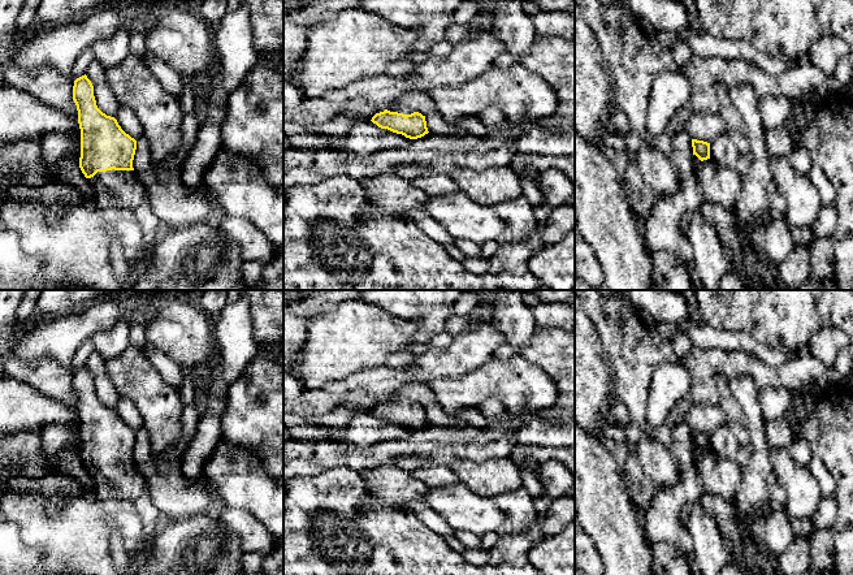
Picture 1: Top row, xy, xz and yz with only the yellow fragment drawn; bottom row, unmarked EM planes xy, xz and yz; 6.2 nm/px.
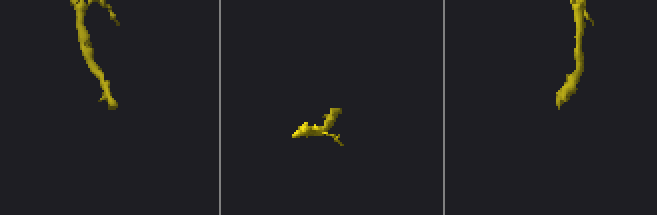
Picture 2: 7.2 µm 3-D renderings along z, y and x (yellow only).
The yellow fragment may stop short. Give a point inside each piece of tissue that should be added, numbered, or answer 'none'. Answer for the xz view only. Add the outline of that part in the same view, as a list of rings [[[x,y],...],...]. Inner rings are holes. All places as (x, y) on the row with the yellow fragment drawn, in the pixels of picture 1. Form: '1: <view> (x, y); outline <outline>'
1: xz (397, 108); outline [[[400,105],[390,107],[390,108],[387,108],[387,111],[390,111],[390,112],[403,113],[403,114],[411,114],[411,113],[413,113],[413,112],[415,112],[415,111],[413,111],[413,109],[411,109],[411,108],[400,107]]]

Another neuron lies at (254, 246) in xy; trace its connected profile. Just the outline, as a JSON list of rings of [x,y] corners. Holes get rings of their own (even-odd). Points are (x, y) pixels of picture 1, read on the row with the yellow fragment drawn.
[[[224,216],[220,229],[238,243],[244,261],[269,264],[276,259],[274,246],[251,221],[243,217]]]

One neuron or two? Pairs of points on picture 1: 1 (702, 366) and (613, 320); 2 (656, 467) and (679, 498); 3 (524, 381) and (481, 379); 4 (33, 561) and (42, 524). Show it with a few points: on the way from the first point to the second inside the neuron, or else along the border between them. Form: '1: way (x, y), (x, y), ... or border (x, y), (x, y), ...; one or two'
1: way (680, 361), (657, 349), (640, 347), (635, 342); one
2: border (679, 479), (672, 485), (658, 489); two
3: way (514, 381), (492, 379); one
4: border (16, 524), (20, 539), (37, 545), (43, 561); two

